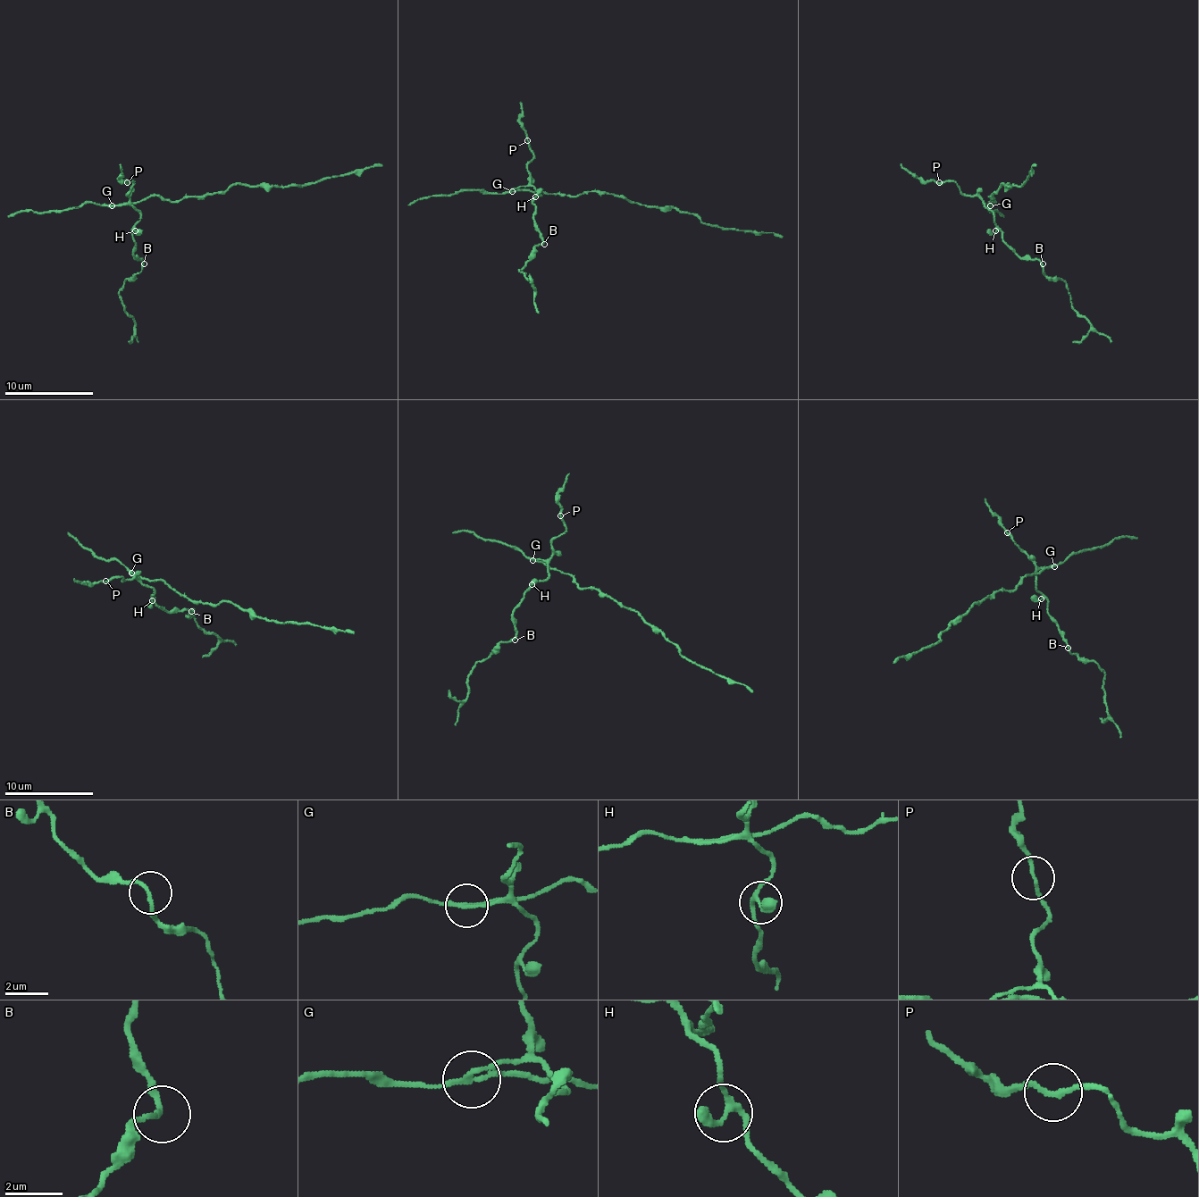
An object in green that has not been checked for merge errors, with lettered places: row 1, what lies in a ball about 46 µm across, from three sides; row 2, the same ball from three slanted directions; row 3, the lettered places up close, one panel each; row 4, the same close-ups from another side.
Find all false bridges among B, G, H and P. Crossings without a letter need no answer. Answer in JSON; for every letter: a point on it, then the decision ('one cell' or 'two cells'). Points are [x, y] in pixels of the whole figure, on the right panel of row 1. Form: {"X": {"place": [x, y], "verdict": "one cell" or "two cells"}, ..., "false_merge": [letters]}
{"B": {"place": [1043, 263], "verdict": "one cell"}, "G": {"place": [990, 205], "verdict": "two cells"}, "H": {"place": [995, 230], "verdict": "one cell"}, "P": {"place": [939, 182], "verdict": "one cell"}, "false_merge": ["G"]}

